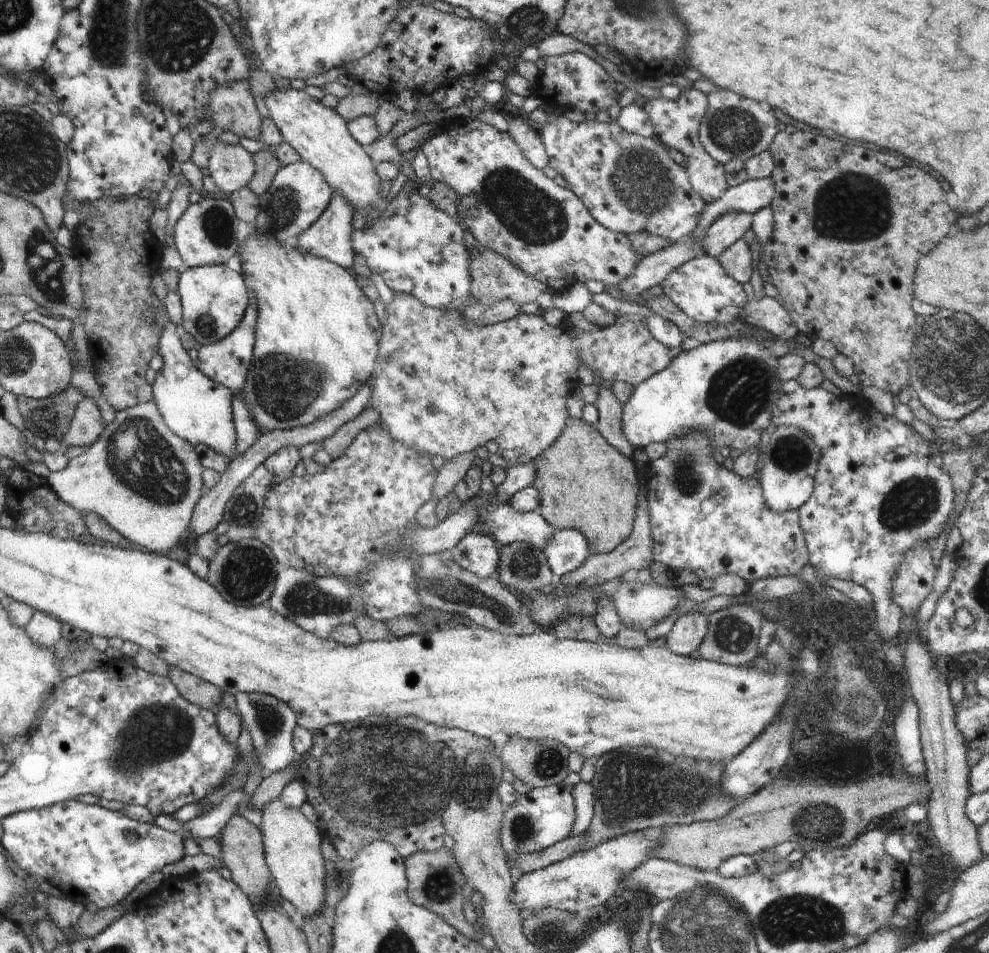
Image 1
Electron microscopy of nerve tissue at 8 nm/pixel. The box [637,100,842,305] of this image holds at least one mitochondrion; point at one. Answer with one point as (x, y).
(733, 129)

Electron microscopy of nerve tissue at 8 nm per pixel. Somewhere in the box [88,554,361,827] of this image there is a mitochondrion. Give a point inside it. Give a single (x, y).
(156, 734)

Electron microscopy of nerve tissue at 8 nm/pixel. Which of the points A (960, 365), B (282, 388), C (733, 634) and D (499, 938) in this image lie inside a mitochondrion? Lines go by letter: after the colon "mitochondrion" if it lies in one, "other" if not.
A: mitochondrion
B: mitochondrion
C: mitochondrion
D: other

